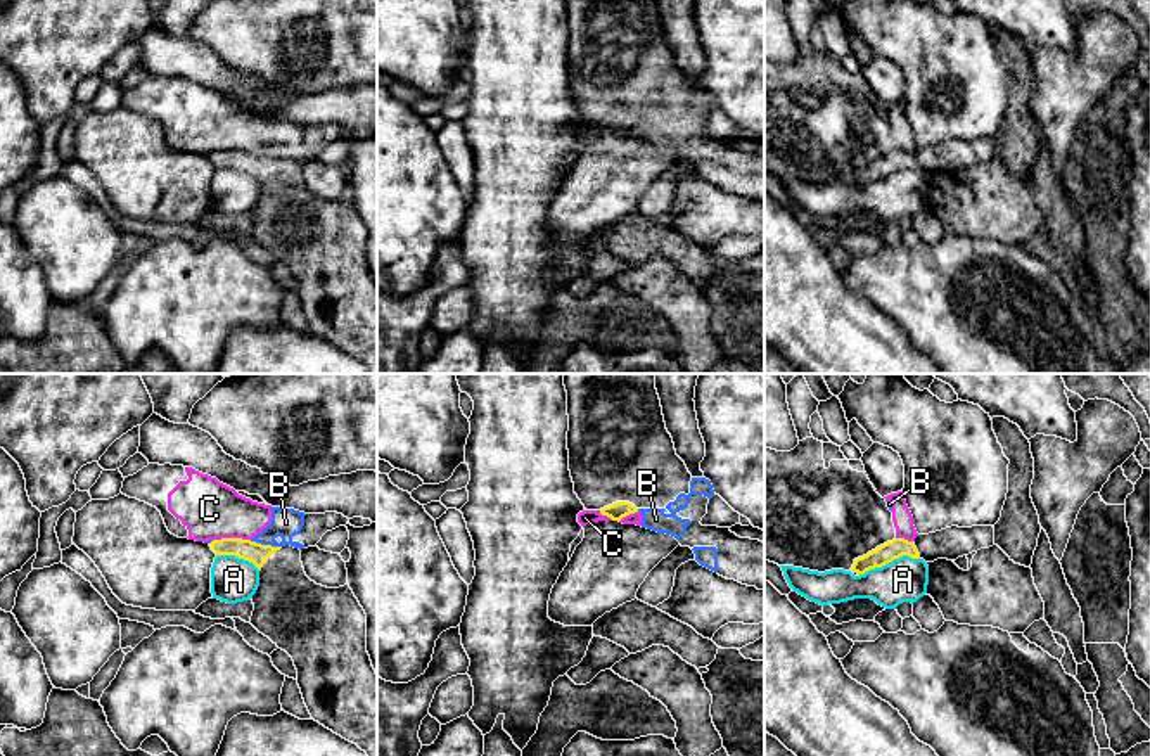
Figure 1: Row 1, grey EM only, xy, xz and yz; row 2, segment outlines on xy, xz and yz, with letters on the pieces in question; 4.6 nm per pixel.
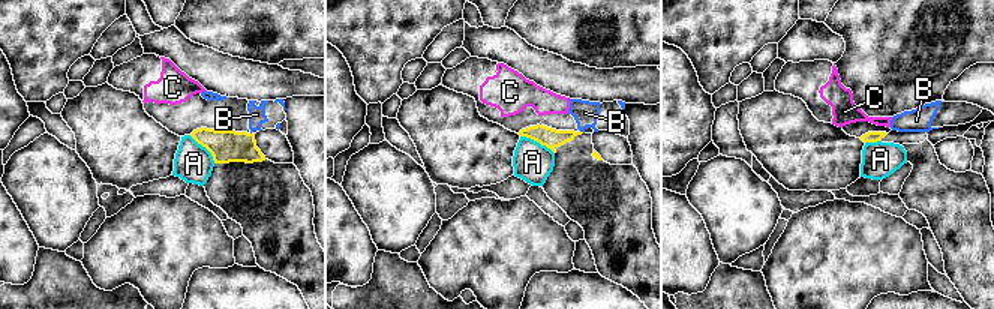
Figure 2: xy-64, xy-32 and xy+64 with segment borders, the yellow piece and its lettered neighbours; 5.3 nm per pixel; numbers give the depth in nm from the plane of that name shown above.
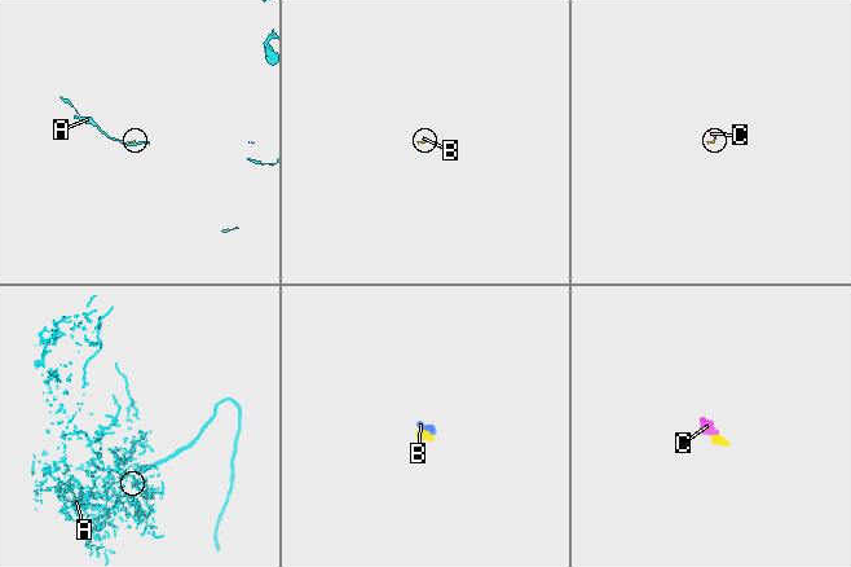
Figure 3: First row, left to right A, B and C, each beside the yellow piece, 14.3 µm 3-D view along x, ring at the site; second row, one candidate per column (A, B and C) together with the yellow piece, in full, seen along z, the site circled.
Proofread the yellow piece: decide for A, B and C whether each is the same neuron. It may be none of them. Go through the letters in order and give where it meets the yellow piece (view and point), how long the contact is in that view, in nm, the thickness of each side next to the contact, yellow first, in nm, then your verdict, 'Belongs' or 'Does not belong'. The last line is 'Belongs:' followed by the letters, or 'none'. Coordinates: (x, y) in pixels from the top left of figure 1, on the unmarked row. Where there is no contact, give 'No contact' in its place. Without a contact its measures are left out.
A: Touches yellow at yz (889, 173). Shared border 300 nm. Thickness 90 nm (yellow) against 200 nm. Does not belong
B: Touches yellow at xy (265, 158). Shared border 160 nm. Thickness 100 nm (yellow) against 140 nm. Does not belong
C: Touches yellow at xy (236, 151). Shared border 140 nm. Thickness 100 nm (yellow) against 280 nm. Does not belong
Belongs: none

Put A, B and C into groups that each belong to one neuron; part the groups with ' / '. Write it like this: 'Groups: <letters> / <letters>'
Groups: A / B C

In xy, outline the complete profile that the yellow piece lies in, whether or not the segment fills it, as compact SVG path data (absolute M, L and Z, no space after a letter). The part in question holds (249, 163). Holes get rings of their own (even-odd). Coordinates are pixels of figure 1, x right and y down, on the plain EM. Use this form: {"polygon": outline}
{"polygon": "M221 151L209 159L216 168L235 168L259 182L259 199L251 211L251 237L292 270L311 330L377 374L377 285L367 265L367 227L349 197L327 201L311 194L301 163L291 157Z"}

